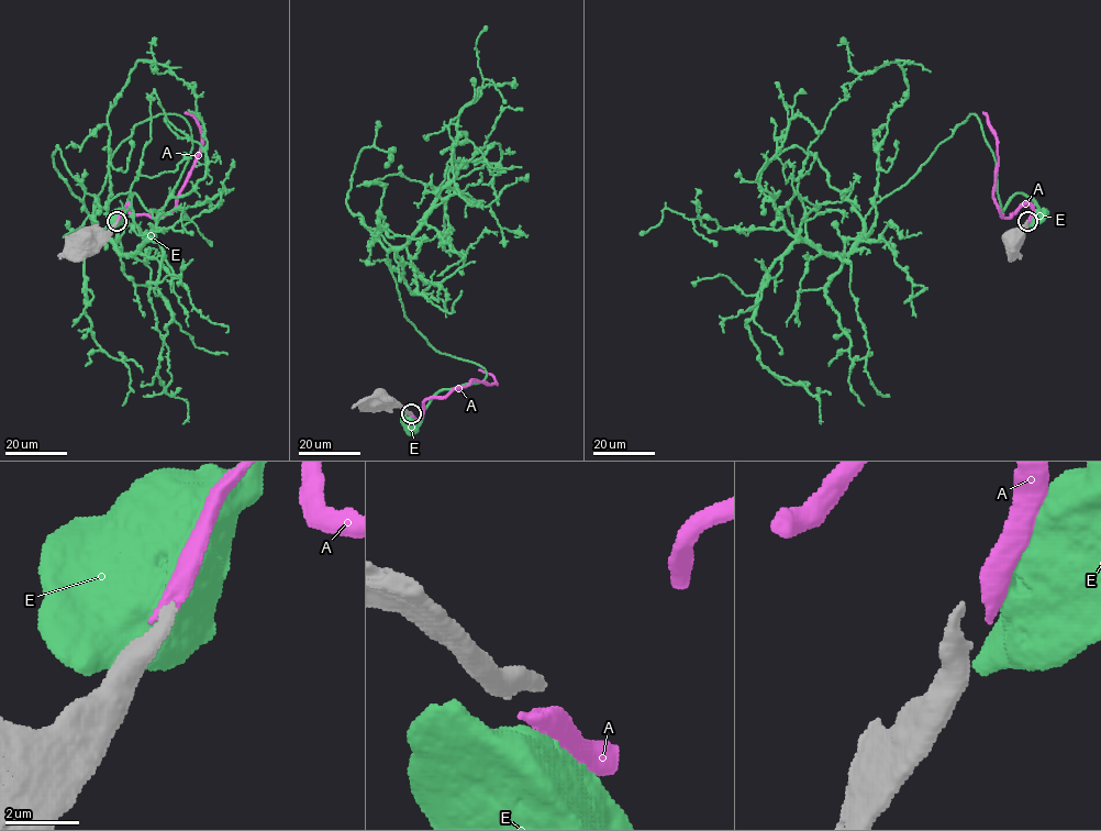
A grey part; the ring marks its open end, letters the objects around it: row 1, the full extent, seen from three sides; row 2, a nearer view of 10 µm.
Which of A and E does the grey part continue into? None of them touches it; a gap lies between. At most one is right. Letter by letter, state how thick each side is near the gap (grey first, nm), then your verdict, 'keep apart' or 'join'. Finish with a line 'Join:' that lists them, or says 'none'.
A: 320/550 nm | join
E: 320/900 nm | keep apart
Join: A

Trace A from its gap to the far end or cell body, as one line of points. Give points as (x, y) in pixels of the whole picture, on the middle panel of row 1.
A: (411, 414), (419, 418), (426, 399), (443, 398), (471, 380), (496, 383), (491, 375), (479, 369)

